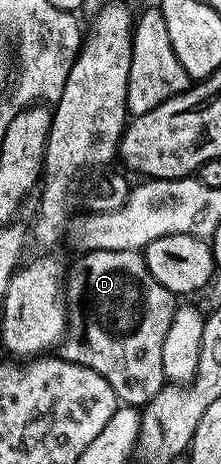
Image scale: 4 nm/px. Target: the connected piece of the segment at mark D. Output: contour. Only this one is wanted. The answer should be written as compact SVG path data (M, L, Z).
M87 251L77 257L79 259L75 261L74 268L71 271L69 268L64 279L66 338L60 344L61 358L84 365L88 369L96 369L96 373L100 373L100 377L104 377L104 381L108 381L108 385L112 385L119 404L141 409L146 406L148 401L152 401L152 397L156 397L156 393L160 393L160 389L164 385L164 369L160 361L160 349L164 349L164 337L168 337L168 325L172 325L176 296L168 289L164 289L164 285L160 285L160 281L156 281L156 277L152 277L152 273L148 273L146 257L142 251Z

